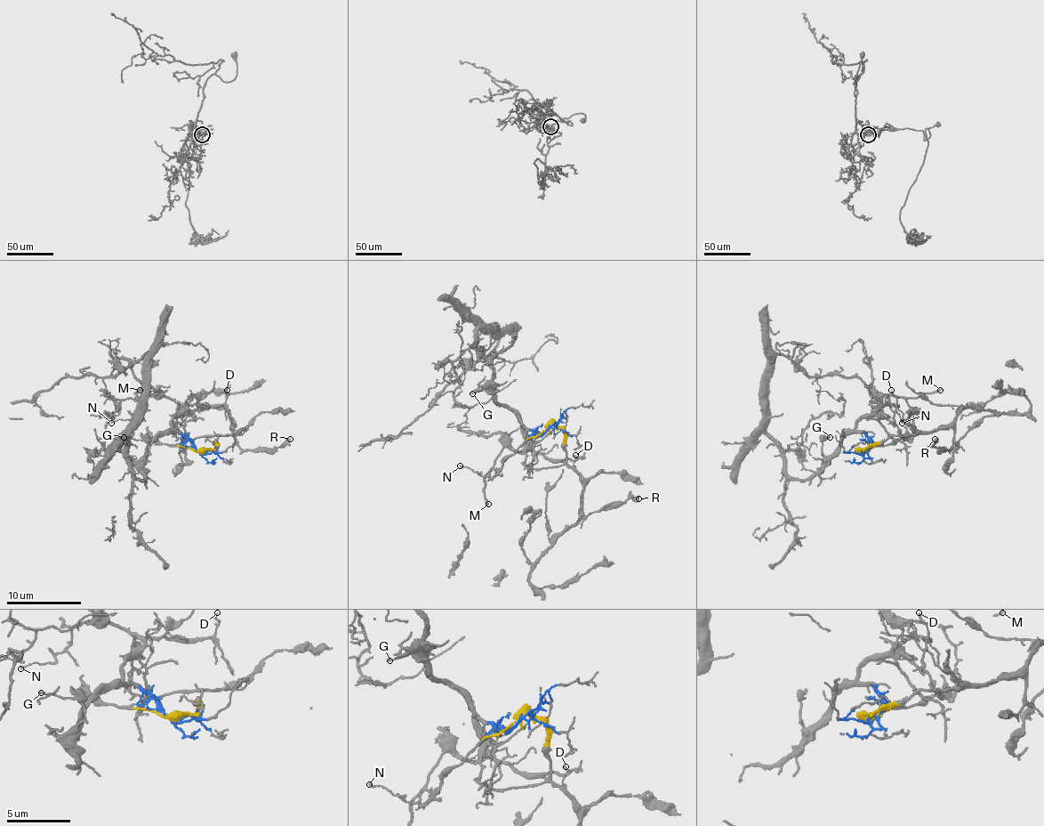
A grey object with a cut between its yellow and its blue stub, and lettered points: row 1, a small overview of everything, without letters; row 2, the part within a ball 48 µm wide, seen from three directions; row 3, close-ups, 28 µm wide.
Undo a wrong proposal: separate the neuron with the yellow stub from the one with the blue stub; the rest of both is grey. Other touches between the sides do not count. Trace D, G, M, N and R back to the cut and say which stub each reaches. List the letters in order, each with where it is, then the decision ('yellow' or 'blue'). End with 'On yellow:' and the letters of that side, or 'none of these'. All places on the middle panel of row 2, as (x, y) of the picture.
D: (575, 455) | blue
G: (472, 393) | blue
M: (488, 504) | blue
N: (460, 465) | blue
R: (638, 498) | yellow
On yellow: R

